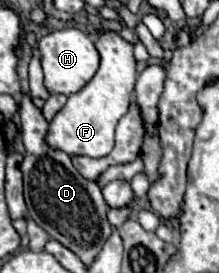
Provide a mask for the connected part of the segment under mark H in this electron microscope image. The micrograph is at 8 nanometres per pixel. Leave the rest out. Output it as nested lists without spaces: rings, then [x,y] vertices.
[[[65,28],[57,32],[49,32],[39,40],[39,56],[45,72],[45,88],[49,94],[73,94],[79,92],[95,74],[99,66],[99,52],[93,42],[77,28]]]

